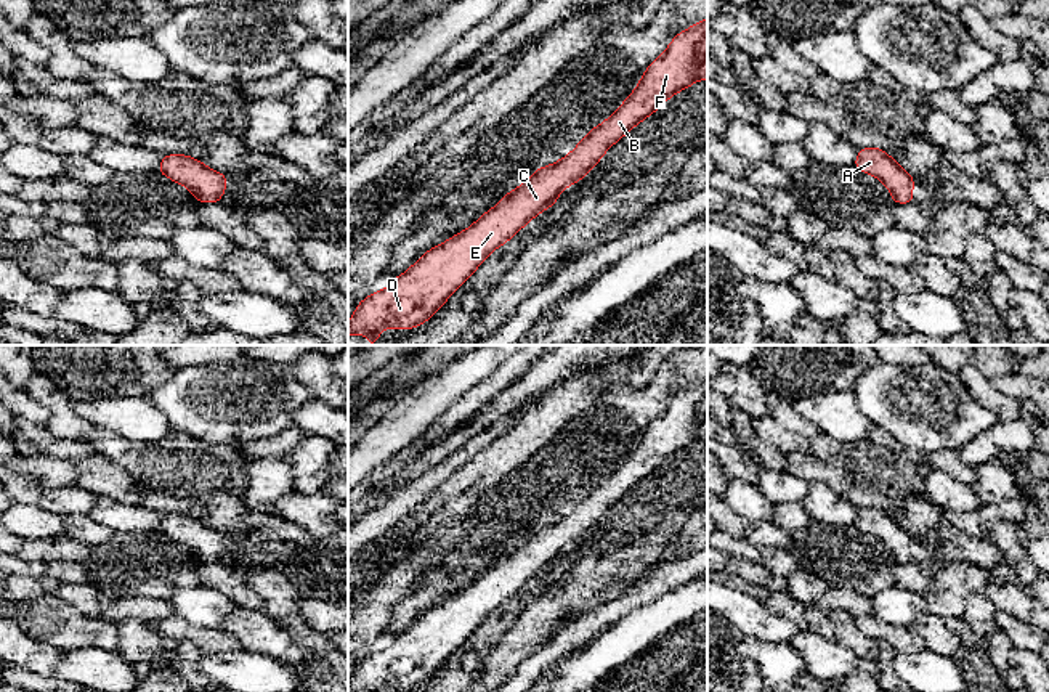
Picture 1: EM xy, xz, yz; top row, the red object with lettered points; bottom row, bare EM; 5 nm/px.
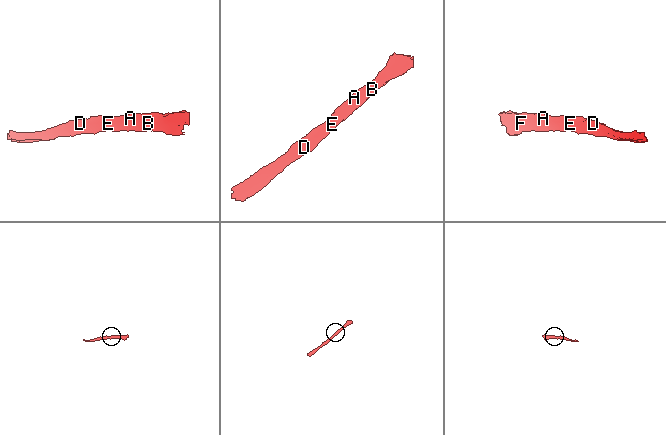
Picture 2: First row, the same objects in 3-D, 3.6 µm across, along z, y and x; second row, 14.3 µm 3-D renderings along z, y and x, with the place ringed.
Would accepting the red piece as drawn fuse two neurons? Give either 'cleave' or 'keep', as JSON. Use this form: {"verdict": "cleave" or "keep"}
{"verdict": "keep"}

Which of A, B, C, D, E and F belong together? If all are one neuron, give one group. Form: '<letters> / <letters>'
A B C D E F

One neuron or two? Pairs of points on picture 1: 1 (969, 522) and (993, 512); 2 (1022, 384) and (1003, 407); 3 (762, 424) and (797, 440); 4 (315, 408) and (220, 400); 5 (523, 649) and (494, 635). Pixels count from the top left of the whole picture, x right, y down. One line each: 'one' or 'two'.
1: one
2: two
3: one
4: two
5: two

